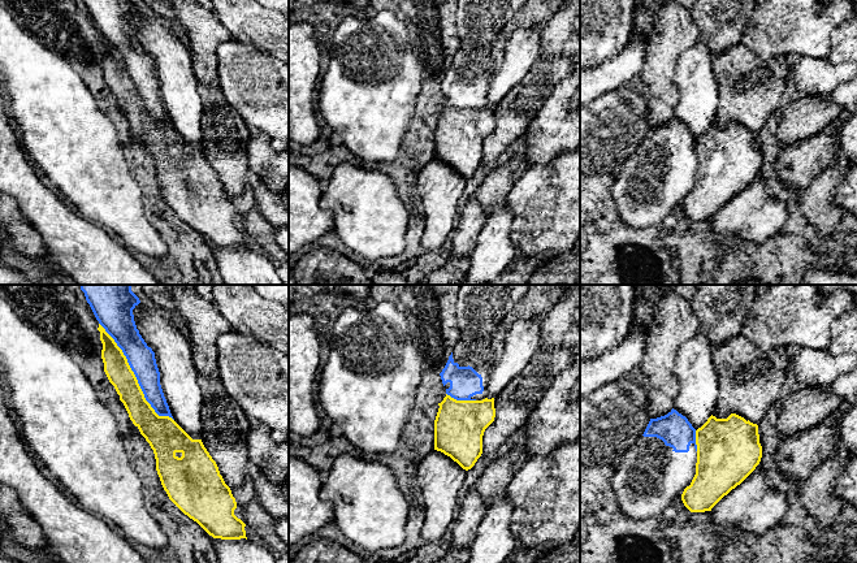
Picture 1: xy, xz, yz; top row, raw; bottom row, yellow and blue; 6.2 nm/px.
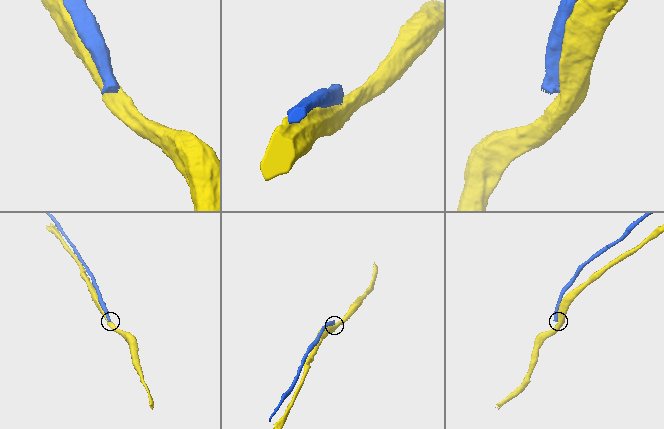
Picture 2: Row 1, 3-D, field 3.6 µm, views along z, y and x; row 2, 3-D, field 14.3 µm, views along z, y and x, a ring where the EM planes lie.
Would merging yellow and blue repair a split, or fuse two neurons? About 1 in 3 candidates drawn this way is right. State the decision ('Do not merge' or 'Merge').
Do not merge

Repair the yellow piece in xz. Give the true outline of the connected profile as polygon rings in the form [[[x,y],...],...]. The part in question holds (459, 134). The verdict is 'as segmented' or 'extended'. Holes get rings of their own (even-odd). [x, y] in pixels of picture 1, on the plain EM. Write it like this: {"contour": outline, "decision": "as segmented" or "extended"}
{"contour": [[[446,103],[438,114],[440,117],[434,129],[434,159],[450,165],[463,178],[468,179],[481,165],[484,140],[494,130],[494,107],[456,109]]], "decision": "as segmented"}

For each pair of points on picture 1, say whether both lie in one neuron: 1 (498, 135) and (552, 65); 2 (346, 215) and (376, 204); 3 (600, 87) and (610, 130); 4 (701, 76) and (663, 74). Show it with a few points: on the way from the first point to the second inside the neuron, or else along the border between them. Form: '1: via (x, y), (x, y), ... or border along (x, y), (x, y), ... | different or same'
1: via (513, 118), (514, 113), (539, 82) | same
2: via (354, 215), (366, 215), (368, 212) | same
3: border along (630, 79), (593, 100) | different
4: border along (691, 48), (676, 64), (674, 105) | different

